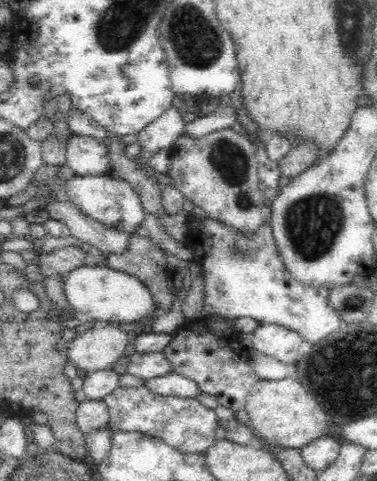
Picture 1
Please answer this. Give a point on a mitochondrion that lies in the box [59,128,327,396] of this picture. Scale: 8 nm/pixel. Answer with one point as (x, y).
(229, 159)

